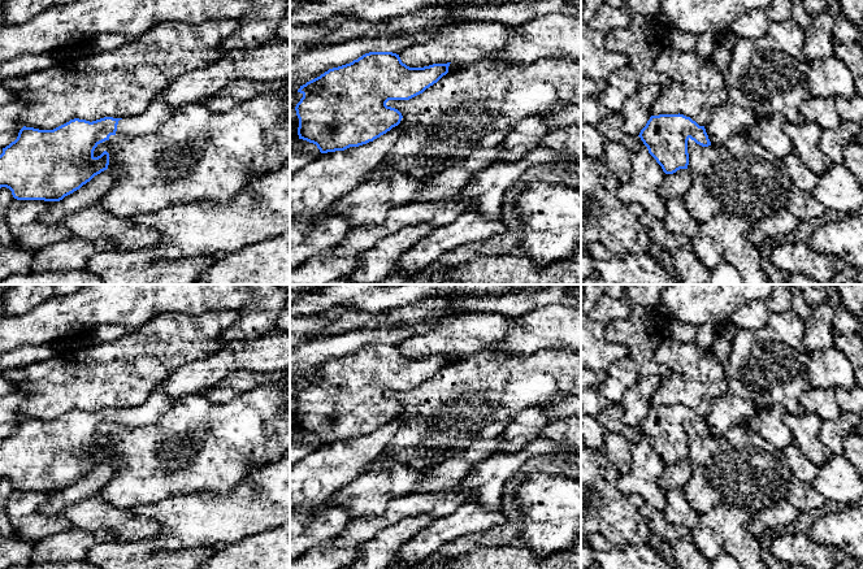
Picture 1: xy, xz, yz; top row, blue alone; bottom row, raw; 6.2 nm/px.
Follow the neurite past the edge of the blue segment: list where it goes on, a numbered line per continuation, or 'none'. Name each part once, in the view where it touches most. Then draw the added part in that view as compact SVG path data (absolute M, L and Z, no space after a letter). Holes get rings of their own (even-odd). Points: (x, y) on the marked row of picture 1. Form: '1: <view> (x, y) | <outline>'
1: xy (157, 112) | M157 95L143 114L120 120L116 134L144 135L155 133L172 117L174 110Z

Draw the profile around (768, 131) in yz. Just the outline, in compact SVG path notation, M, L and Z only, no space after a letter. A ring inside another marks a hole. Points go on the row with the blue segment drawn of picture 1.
M782 116L758 118L756 125L746 131L746 135L758 142L779 158L794 152L792 139L785 134Z

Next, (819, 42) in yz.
M827 12L811 16L811 26L805 31L802 53L812 65L834 56L833 21Z

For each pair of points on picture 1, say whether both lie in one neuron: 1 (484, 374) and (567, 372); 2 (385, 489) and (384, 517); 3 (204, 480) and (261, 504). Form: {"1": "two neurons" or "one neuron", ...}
{"1": "one neuron", "2": "two neurons", "3": "two neurons"}

